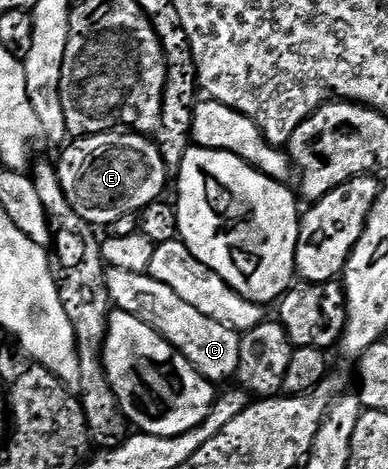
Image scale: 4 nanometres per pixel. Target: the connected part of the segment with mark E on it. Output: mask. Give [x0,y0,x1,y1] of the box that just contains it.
[56,128,170,228]

